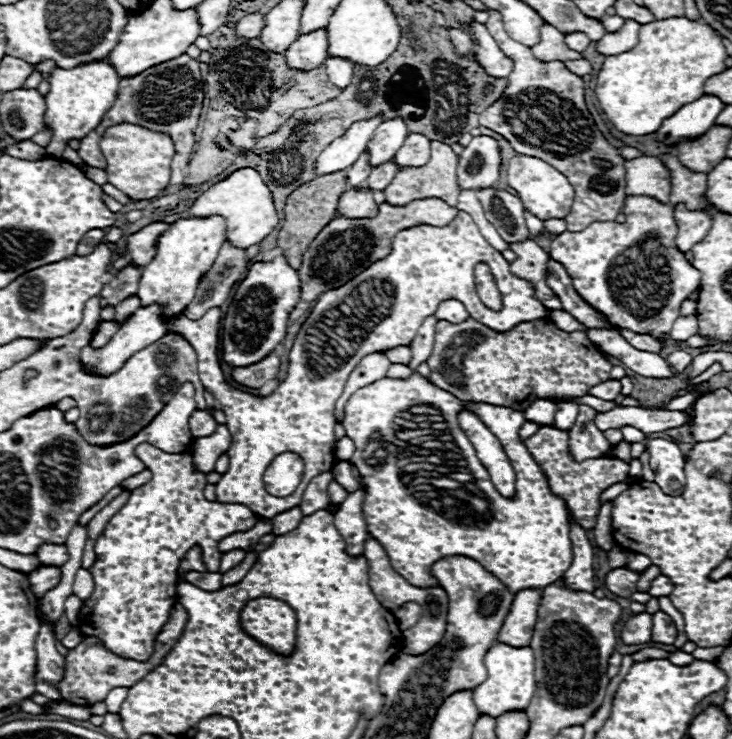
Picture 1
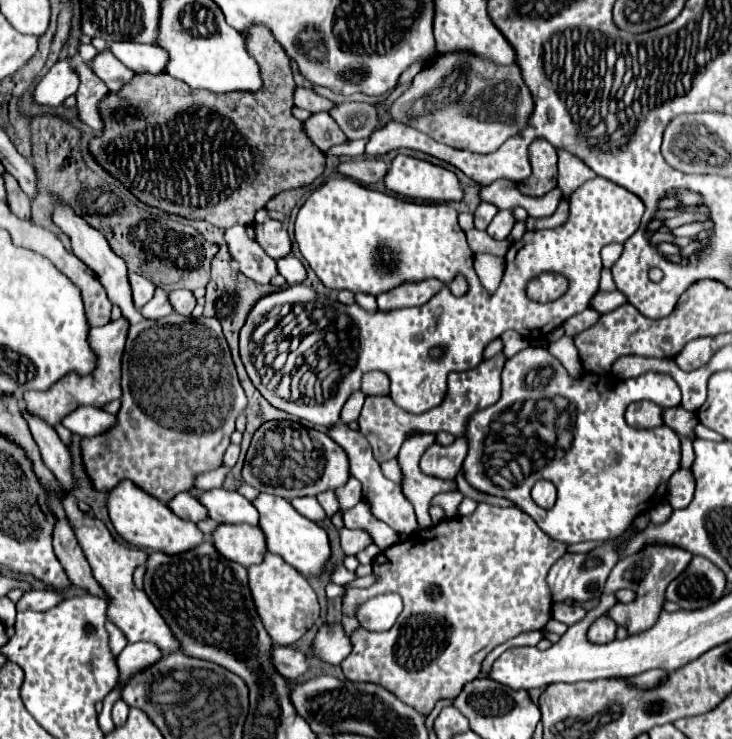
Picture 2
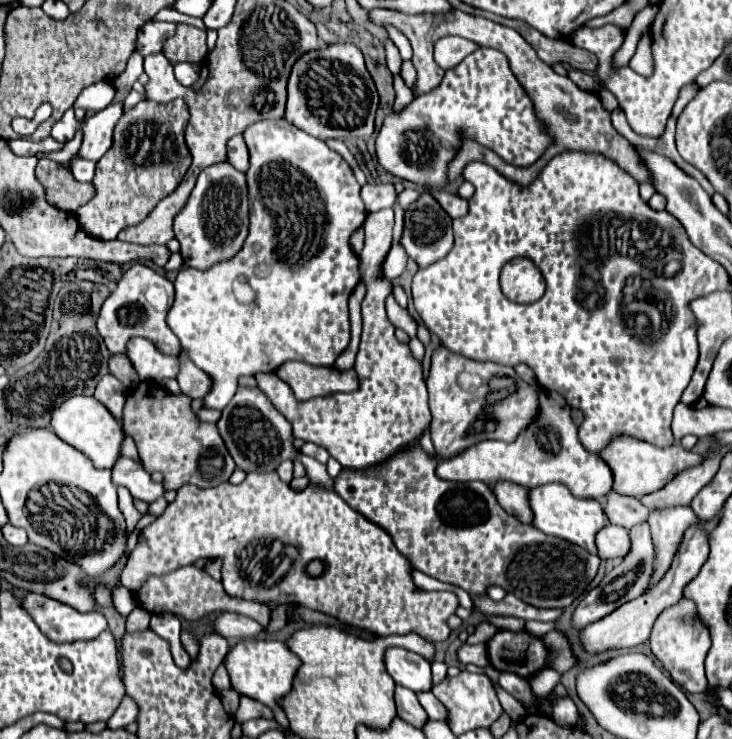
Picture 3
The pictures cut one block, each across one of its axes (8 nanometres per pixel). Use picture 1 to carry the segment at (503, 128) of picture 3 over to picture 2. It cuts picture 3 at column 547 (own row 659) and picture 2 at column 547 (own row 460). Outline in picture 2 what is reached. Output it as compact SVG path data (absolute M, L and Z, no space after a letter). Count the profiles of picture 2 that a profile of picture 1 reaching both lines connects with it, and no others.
M536 139L529 148L530 178L520 182L518 190L526 196L544 196L556 186L556 148L544 139Z

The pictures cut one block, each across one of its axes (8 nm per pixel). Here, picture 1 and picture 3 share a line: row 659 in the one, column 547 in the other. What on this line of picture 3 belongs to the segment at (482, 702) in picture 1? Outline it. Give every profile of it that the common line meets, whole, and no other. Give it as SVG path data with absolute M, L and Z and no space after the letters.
M548 484L548 486L538 486L536 490L530 490L530 502L534 510L534 524L538 530L550 536L564 538L572 544L578 544L590 554L598 554L596 534L610 524L598 500L576 498L564 484Z

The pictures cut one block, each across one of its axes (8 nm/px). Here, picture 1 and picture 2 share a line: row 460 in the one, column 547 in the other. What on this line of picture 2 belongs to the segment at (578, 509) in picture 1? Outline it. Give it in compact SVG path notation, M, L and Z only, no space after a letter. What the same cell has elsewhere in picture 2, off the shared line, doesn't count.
M480 502L478 508L474 510L474 514L470 516L456 516L456 518L446 518L442 520L440 524L436 526L430 526L426 530L416 530L412 532L406 540L400 540L398 544L386 548L384 552L380 552L372 564L372 572L376 576L376 582L368 588L350 588L346 590L346 598L344 598L344 612L350 614L350 610L354 610L356 606L360 606L360 602L366 602L368 598L376 596L376 594L384 594L384 592L398 592L404 600L404 612L400 614L400 618L396 620L396 624L388 630L388 632L370 632L370 630L364 630L364 628L356 628L352 634L350 634L350 640L352 640L352 654L348 654L348 658L344 658L344 662L340 664L342 666L342 672L348 680L352 682L376 682L388 690L392 690L404 704L408 706L416 706L416 710L424 710L424 714L430 714L434 704L440 700L440 698L456 698L464 684L472 682L474 678L478 678L480 674L480 666L482 666L482 660L500 644L504 644L506 640L522 634L522 632L534 632L534 630L542 630L548 620L552 620L552 594L548 590L548 584L546 584L546 576L548 576L548 570L552 568L552 564L556 560L560 560L562 556L566 554L566 544L562 542L554 542L552 538L548 538L532 518L528 518L528 514L524 514L522 510L510 506L510 508L500 508L500 506L494 506L494 504L486 504L486 502Z

